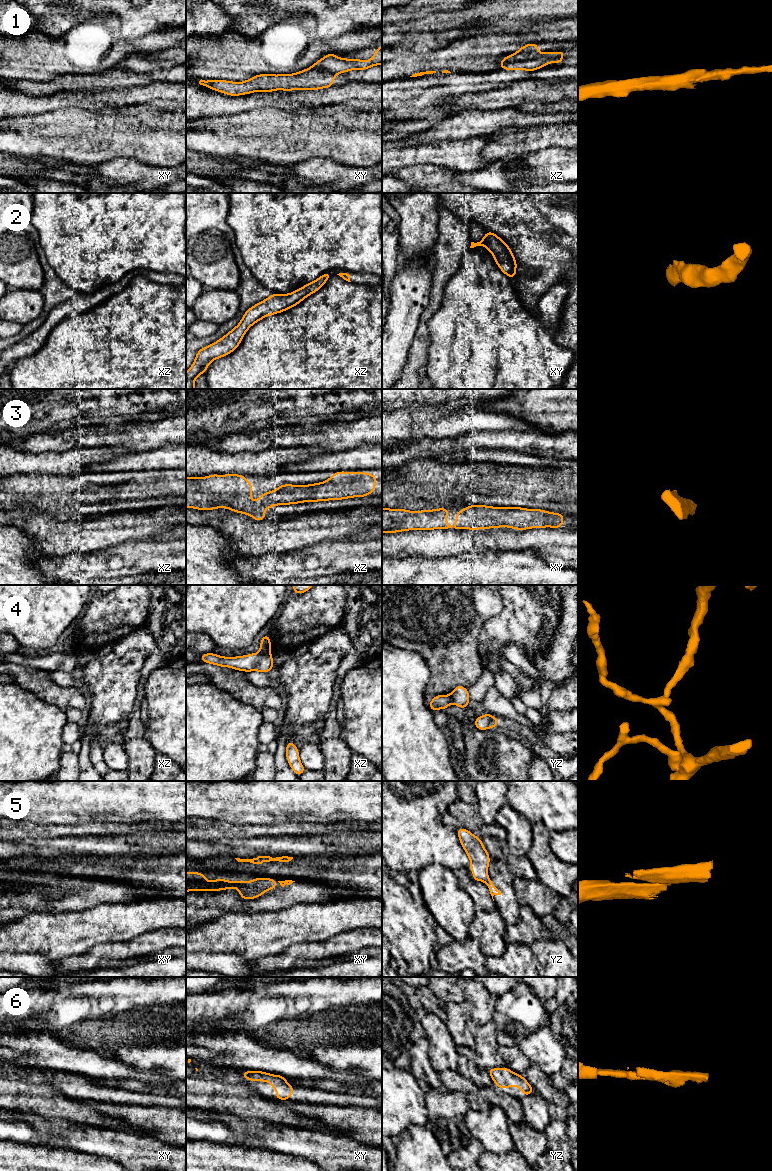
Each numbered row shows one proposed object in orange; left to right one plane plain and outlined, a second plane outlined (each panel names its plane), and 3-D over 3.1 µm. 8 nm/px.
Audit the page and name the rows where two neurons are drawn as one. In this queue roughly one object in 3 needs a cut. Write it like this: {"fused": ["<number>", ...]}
{"fused": ["4", "5"]}

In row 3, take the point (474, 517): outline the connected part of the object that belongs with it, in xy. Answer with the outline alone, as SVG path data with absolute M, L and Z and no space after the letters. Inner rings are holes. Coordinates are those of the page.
M469 505L463 510L455 512L456 521L452 526L446 521L449 511L450 508L421 511L382 508L382 533L443 530L452 527L476 531L503 526L523 531L531 528L562 528L564 522L564 514L543 509Z

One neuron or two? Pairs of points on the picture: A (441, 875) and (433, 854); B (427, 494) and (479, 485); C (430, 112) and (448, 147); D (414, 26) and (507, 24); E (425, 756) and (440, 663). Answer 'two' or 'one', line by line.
A: two
B: one
C: two
D: one
E: two

